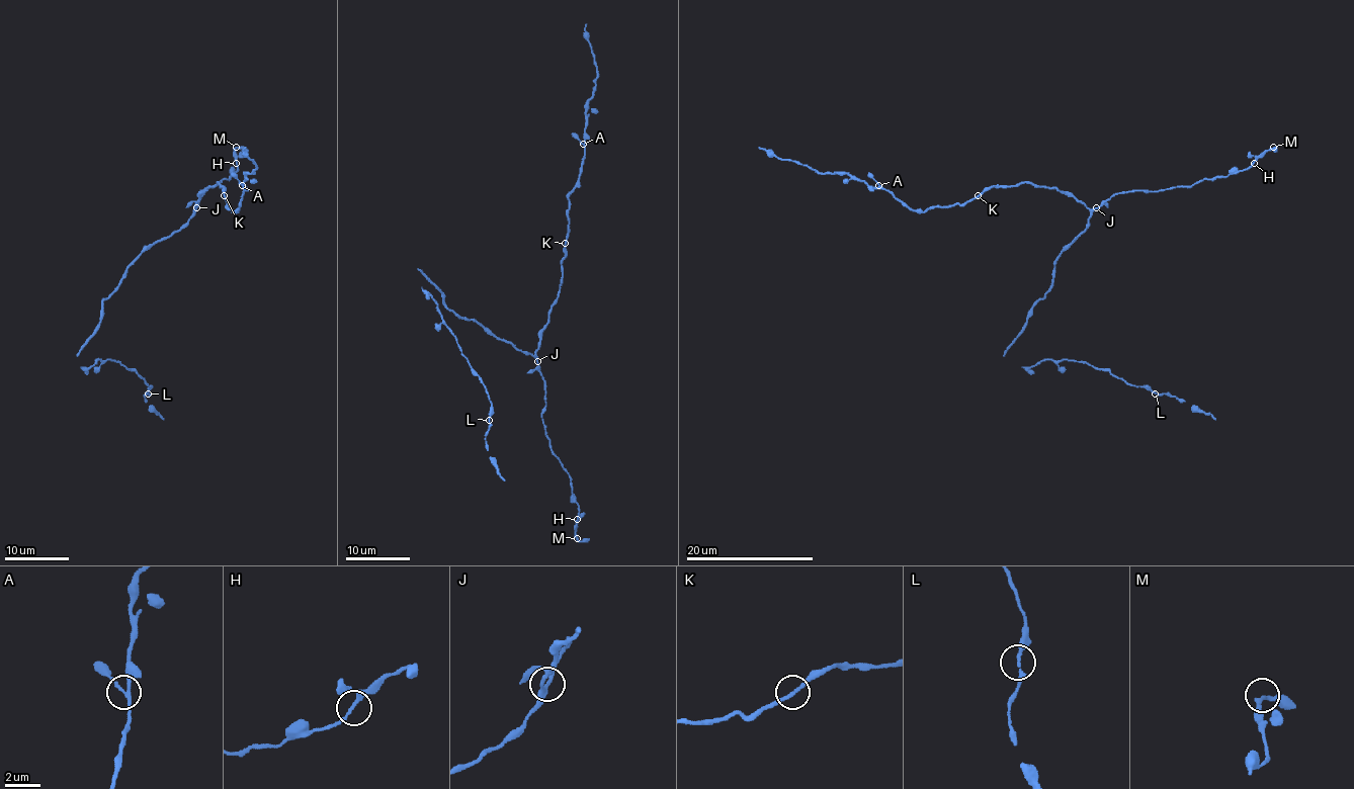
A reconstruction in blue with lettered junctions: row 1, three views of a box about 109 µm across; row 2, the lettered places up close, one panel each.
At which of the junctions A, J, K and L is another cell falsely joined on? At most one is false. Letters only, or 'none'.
none

